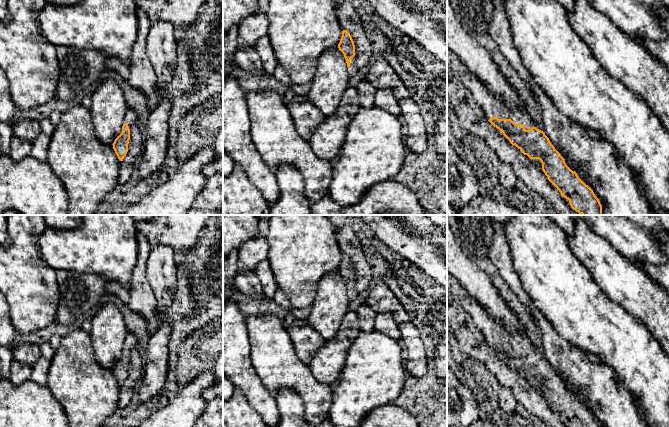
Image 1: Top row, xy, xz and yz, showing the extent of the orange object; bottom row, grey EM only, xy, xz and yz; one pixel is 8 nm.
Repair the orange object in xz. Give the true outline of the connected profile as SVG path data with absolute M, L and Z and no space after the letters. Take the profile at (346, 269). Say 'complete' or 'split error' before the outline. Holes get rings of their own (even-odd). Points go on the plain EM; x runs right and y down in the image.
split error; M347 254L342 255L342 260L338 268L338 272L344 278L346 283L349 300L352 301L356 299L359 293L355 288L355 269L350 257Z

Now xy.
split error; M128 333L126 339L124 341L124 348L122 350L121 358L115 363L113 369L113 373L120 385L124 383L128 376L128 368L130 364L130 352L132 348L138 344L139 340L137 337Z

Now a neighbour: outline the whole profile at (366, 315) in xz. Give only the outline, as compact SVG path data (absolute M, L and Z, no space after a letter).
M367 302L359 306L355 312L358 315L361 331L372 332L375 330L375 318L378 313Z

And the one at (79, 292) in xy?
M60 269L56 271L56 277L60 290L56 320L62 325L71 325L76 320L86 318L88 311L94 308L106 293L108 282L97 274Z

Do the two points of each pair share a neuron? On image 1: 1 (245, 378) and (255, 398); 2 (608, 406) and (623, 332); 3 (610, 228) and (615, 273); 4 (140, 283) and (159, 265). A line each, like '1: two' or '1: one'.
1: one
2: two
3: two
4: two

